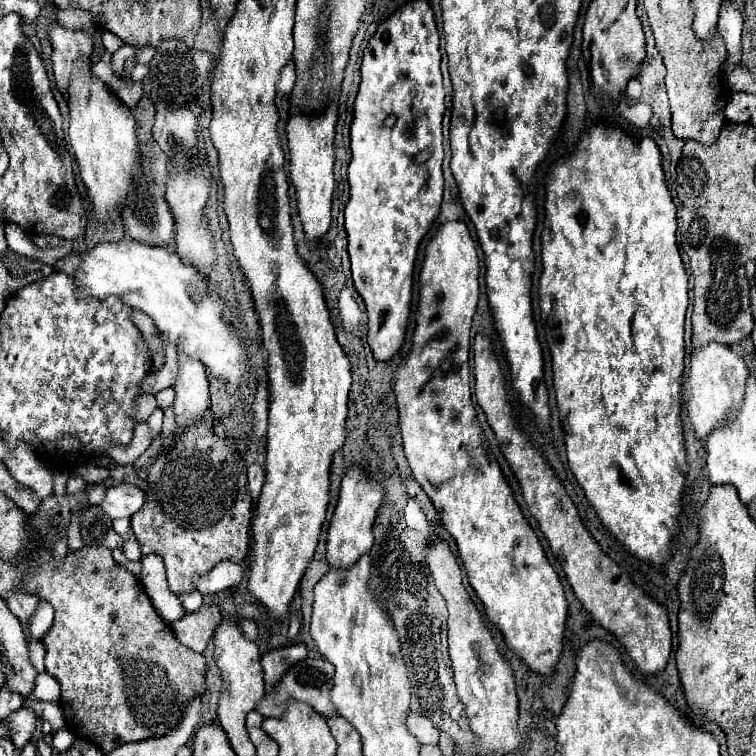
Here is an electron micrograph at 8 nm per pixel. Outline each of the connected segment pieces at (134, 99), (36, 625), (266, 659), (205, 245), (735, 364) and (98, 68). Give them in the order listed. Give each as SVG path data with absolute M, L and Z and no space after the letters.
M121 84L121 102L129 108L133 108L143 96L143 88L141 84L133 84L133 88L125 88L125 84Z
M45 600L39 602L37 612L29 618L29 634L31 638L43 638L43 634L47 634L47 630L53 624L53 606Z
M293 644L293 646L285 646L285 648L275 648L269 650L263 658L263 672L265 672L265 690L273 690L273 686L279 682L279 676L285 674L295 662L303 660L307 656L307 648L305 644Z
M195 166L189 168L187 172L177 172L173 168L171 178L167 182L167 202L171 206L171 212L177 222L177 254L181 254L181 260L185 264L193 264L203 276L209 276L209 268L215 262L215 252L213 252L213 236L207 230L207 220L203 218L203 208L209 198L209 176L203 174L203 168Z
M707 342L691 350L691 364L685 380L683 402L687 406L687 416L695 428L697 438L705 438L715 428L715 424L729 418L739 408L741 396L745 392L745 380L747 380L747 364L729 346Z
M97 60L91 68L93 68L93 74L95 74L99 80L109 80L109 76L117 76L117 74L113 72L111 64L107 64L107 62L103 62L103 60Z

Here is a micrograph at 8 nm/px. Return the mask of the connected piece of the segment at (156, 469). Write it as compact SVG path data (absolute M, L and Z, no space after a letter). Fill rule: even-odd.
M209 376L209 386L211 408L205 420L195 424L195 428L185 428L185 432L175 436L175 442L157 456L149 470L145 504L131 516L131 530L143 556L159 554L163 558L167 582L175 594L191 592L193 576L209 572L217 562L243 562L247 556L253 500L247 490L247 450L241 446L263 446L267 440L269 390L267 394L257 392L253 400L233 400L229 392L225 392L225 384L215 376ZM207 434L215 438L215 446L201 442L207 440ZM235 450L241 450L241 460Z

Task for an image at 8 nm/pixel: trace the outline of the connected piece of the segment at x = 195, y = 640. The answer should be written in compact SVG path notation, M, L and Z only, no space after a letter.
M203 604L197 612L185 612L183 618L171 622L171 628L181 644L189 646L195 652L203 652L219 622L221 610L215 604Z

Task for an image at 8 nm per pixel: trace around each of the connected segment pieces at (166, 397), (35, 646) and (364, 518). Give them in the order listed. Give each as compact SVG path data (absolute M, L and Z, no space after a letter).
M167 388L167 390L161 390L159 394L155 395L157 405L159 408L169 408L175 400L175 390L173 388Z
M31 640L29 642L29 656L33 660L33 666L43 672L45 670L45 664L43 664L43 658L45 658L45 646L41 640Z
M353 466L345 476L343 476L343 484L341 484L341 492L339 492L339 502L335 506L329 530L327 530L327 552L325 558L329 562L329 566L335 568L347 568L353 566L359 556L363 556L371 546L373 546L373 522L377 516L377 508L381 506L385 490L367 480L367 476L363 474L363 470L359 466Z

